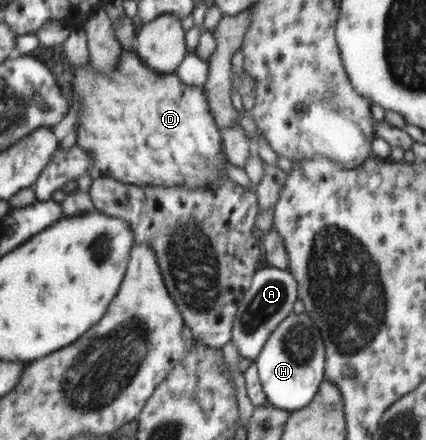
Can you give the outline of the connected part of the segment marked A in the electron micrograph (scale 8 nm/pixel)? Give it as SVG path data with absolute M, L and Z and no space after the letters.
M268 266L255 272L254 281L243 295L242 302L239 302L233 321L233 336L229 342L235 344L237 354L253 362L273 329L292 313L293 302L296 299L296 283L288 270Z

